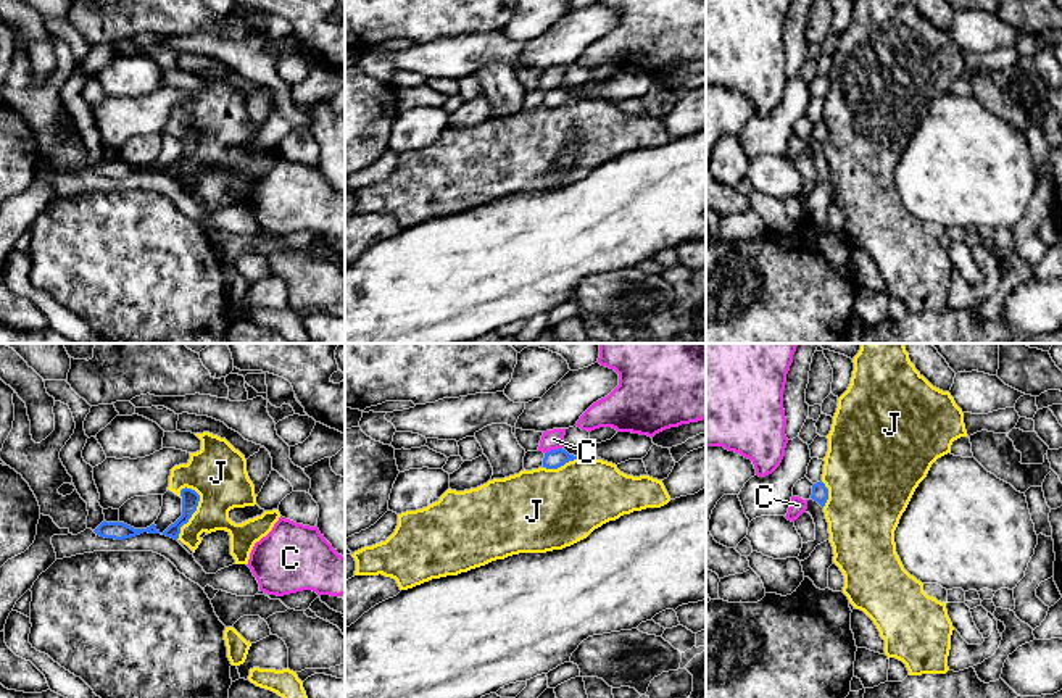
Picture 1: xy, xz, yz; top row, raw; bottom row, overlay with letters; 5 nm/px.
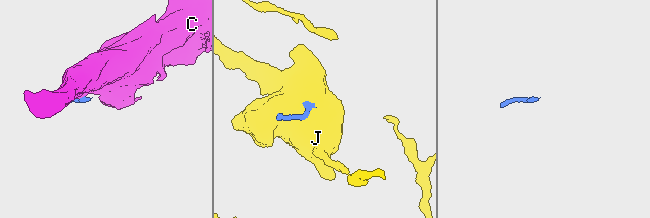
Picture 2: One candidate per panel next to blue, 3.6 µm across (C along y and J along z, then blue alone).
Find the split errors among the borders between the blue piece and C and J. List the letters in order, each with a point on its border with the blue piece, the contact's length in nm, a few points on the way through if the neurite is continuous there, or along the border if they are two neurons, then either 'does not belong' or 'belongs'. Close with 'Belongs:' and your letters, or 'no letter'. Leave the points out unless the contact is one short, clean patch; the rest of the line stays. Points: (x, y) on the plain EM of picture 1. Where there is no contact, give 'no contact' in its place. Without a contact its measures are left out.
C: xz (553, 89) | 90 nm | along xz (561, 86), (545, 92) | does not belong
J: xy (195, 149) | 280 nm | does not belong
Belongs: no letter

